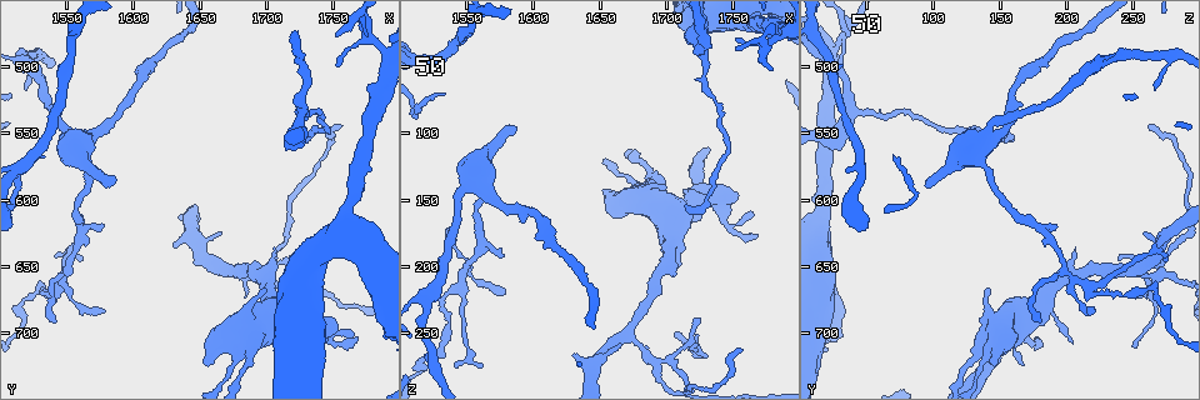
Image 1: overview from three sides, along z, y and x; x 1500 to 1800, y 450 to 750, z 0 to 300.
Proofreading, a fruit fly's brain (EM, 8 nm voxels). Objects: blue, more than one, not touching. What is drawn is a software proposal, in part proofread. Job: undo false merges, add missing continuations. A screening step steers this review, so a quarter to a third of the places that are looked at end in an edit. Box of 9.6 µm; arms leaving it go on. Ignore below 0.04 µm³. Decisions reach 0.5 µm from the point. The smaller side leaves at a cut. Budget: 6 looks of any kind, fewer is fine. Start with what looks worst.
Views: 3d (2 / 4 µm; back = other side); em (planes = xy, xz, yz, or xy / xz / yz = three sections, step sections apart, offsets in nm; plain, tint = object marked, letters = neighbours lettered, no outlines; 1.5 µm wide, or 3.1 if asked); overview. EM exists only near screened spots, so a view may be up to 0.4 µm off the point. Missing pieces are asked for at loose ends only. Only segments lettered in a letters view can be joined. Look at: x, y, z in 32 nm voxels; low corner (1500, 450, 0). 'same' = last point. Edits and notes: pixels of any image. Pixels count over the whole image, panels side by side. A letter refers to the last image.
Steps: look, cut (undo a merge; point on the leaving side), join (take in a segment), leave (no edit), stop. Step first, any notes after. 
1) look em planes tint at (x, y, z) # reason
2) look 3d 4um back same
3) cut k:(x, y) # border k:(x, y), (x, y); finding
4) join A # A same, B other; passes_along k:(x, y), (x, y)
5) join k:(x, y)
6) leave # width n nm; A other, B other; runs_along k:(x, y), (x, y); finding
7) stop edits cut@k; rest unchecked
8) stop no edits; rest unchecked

look em planes letters at (1562, 644, 274) # thin end

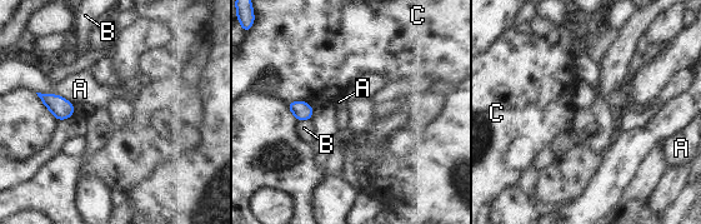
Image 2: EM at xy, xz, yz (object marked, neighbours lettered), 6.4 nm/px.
leave # A other, B other, C other; border 2:(286, 103), (304, 100), (314, 106); none of them fits

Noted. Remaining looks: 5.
look em planes plain at (1666, 624, 258) # branch stops here

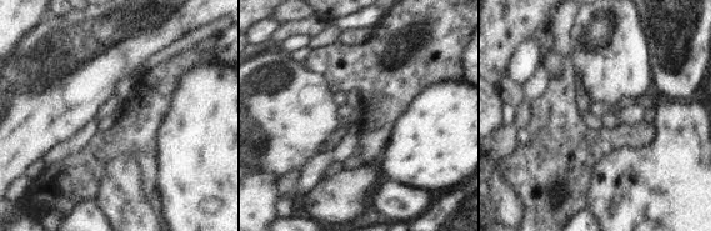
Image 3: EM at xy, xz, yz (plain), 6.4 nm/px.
look em planes tint same

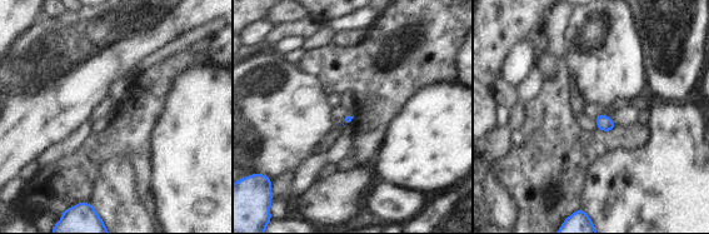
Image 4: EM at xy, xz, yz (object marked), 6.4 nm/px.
look em planes letters same

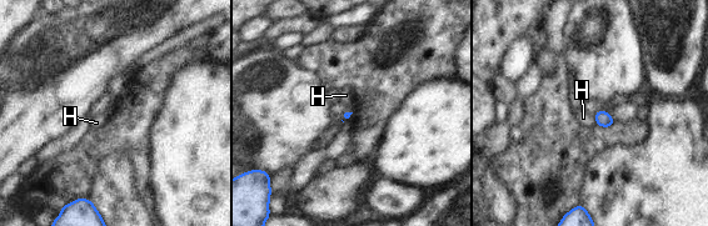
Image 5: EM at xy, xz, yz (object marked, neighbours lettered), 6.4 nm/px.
leave # H other; border 5:(593, 116), (597, 124); no lettered segment goes on from it

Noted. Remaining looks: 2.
look 3d 4um at (1578, 546, 156)

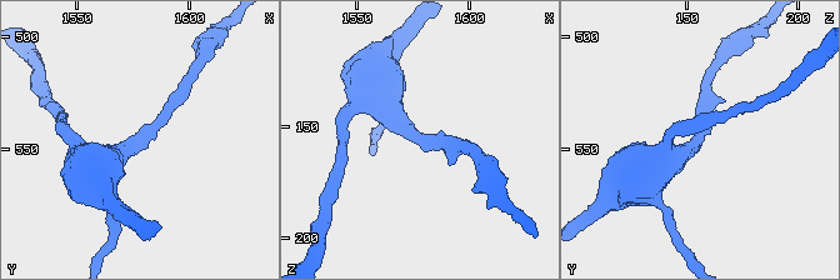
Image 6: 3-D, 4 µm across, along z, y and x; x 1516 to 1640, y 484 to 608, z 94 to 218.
look em planes letters at (1578, 544, 157)

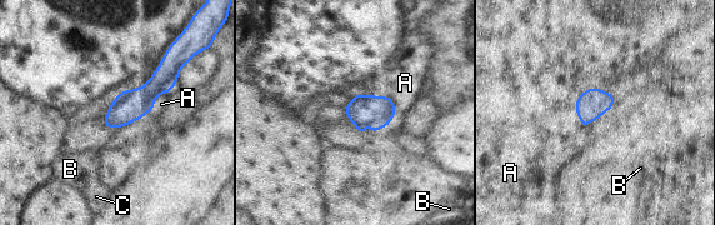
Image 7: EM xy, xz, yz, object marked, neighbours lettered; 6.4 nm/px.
leave # A other, B other, C other; runs_along 7:(173, 68), (138, 103), (106, 120); all the same cell

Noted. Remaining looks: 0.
stop no edits; rest unchecked

